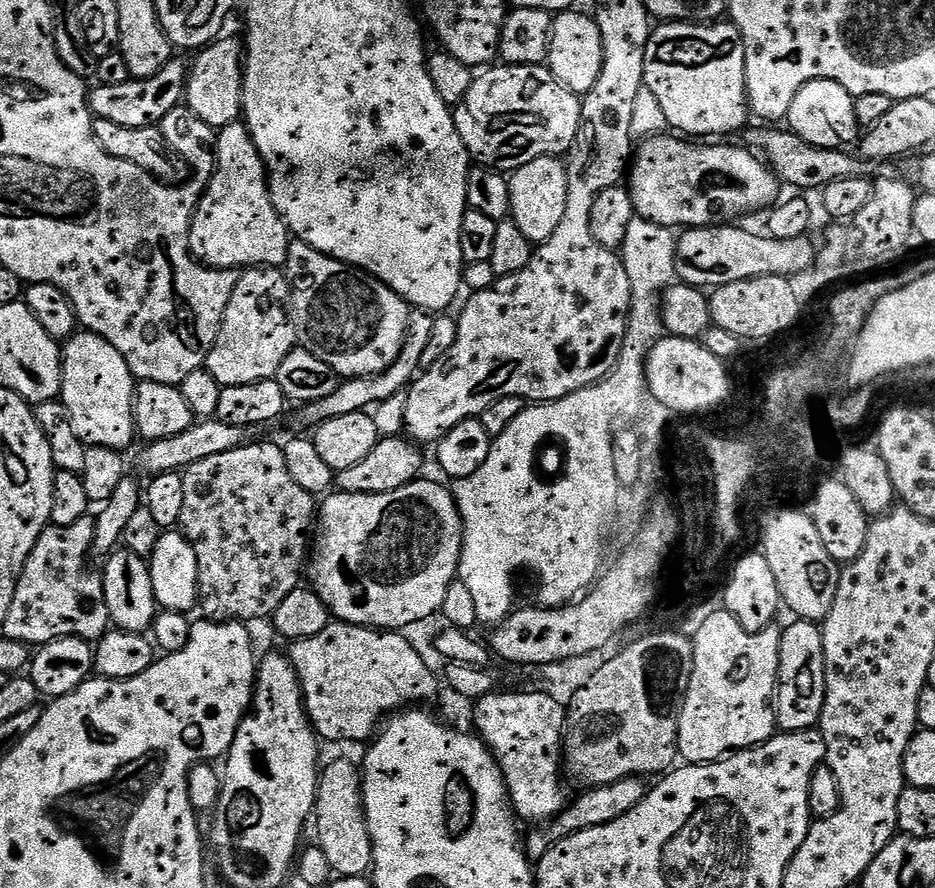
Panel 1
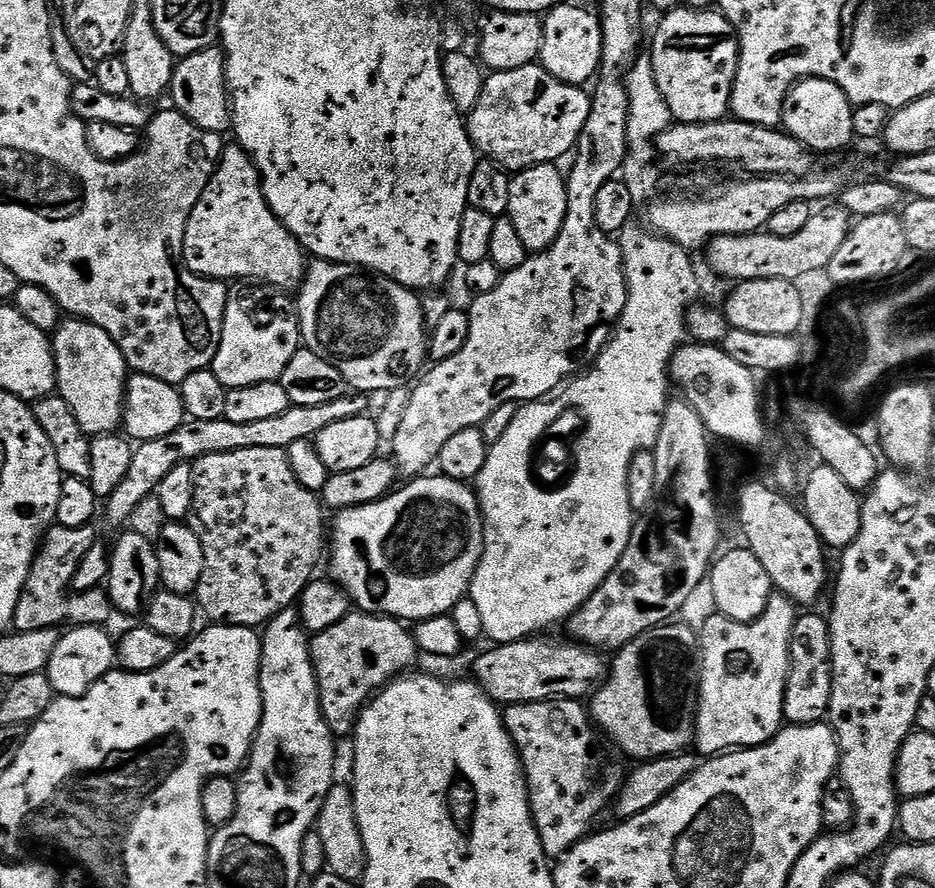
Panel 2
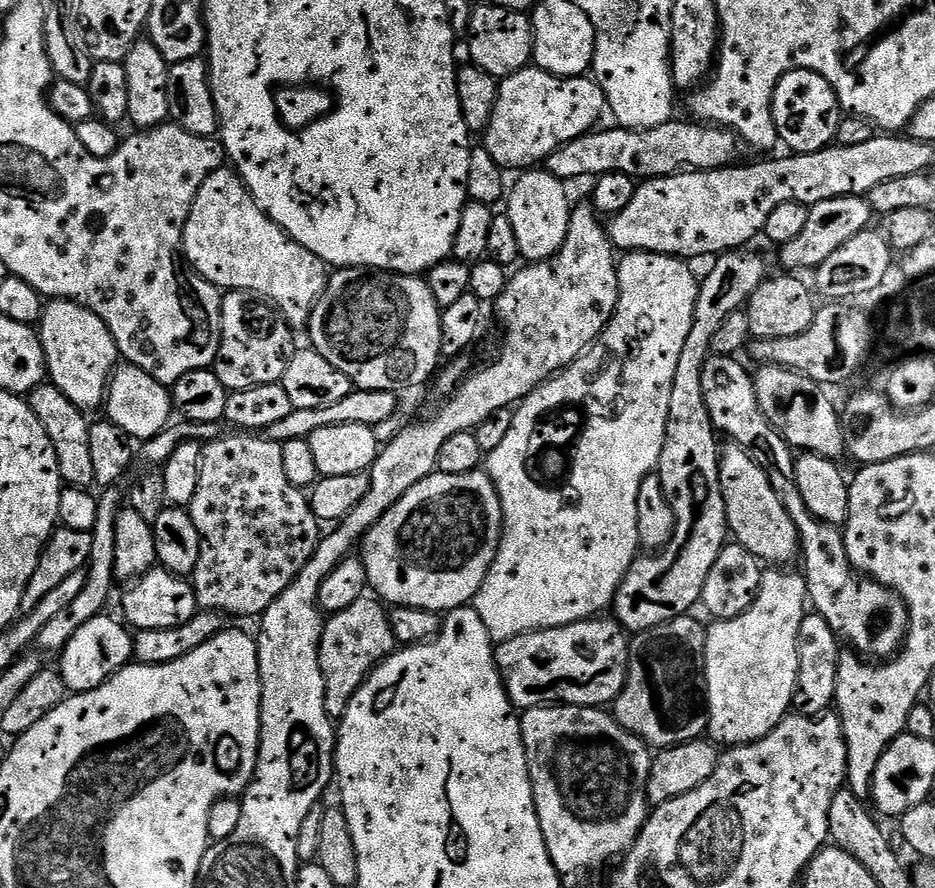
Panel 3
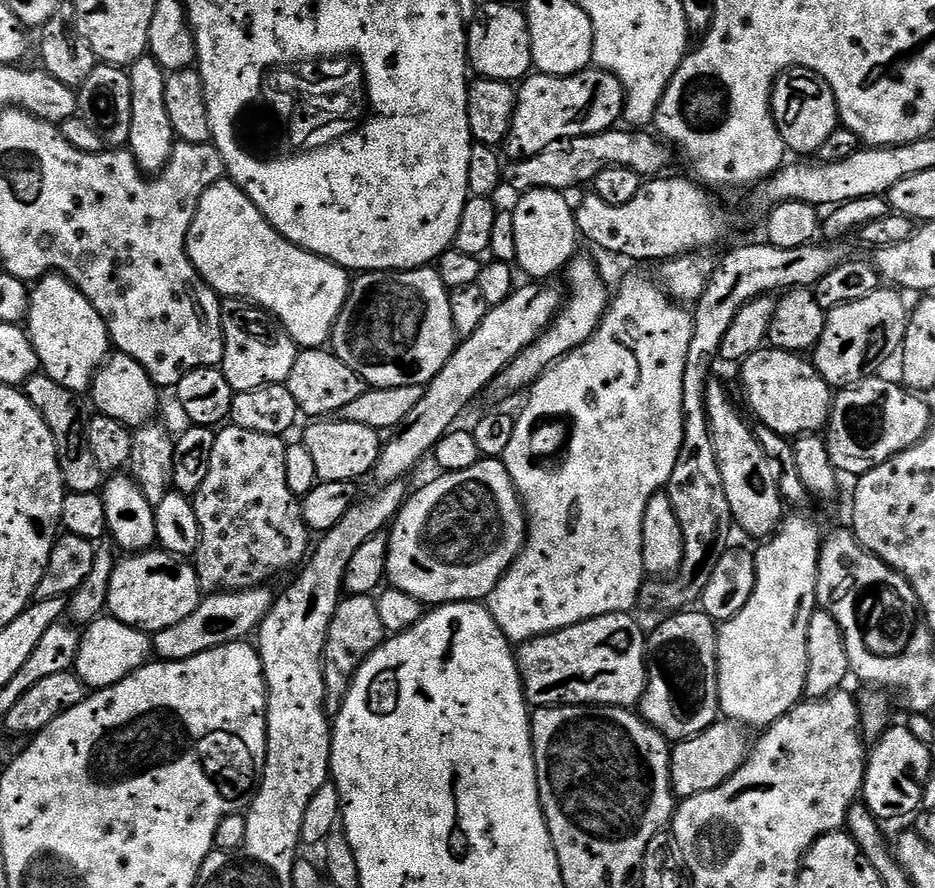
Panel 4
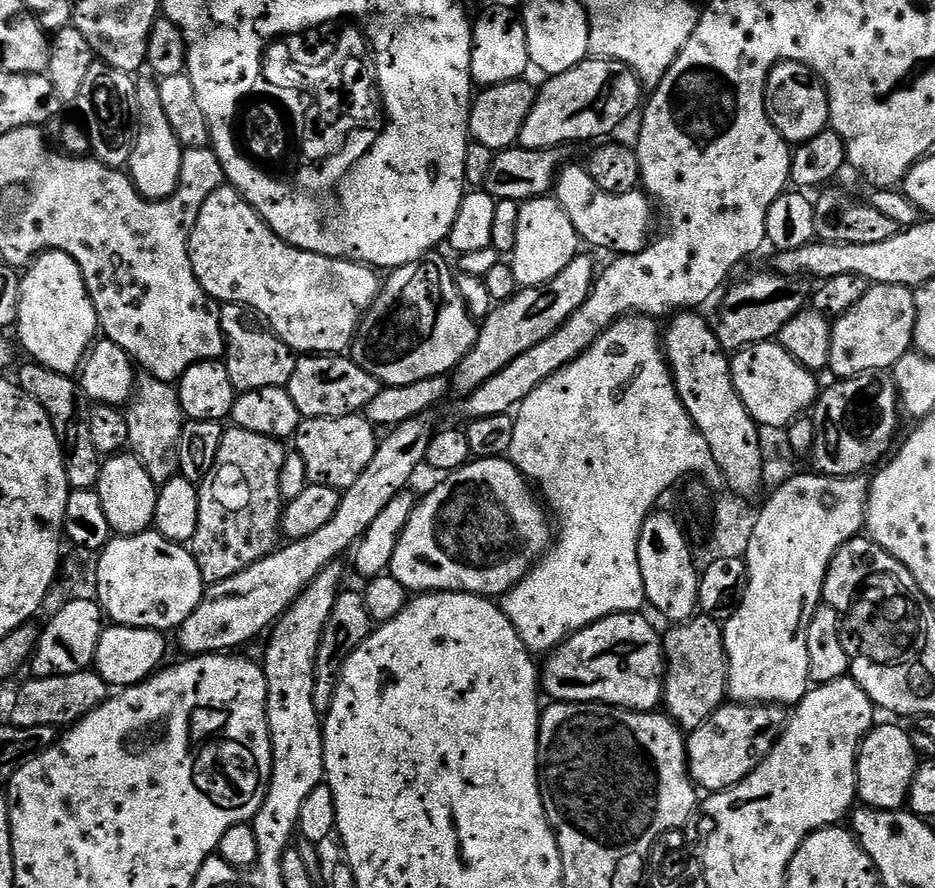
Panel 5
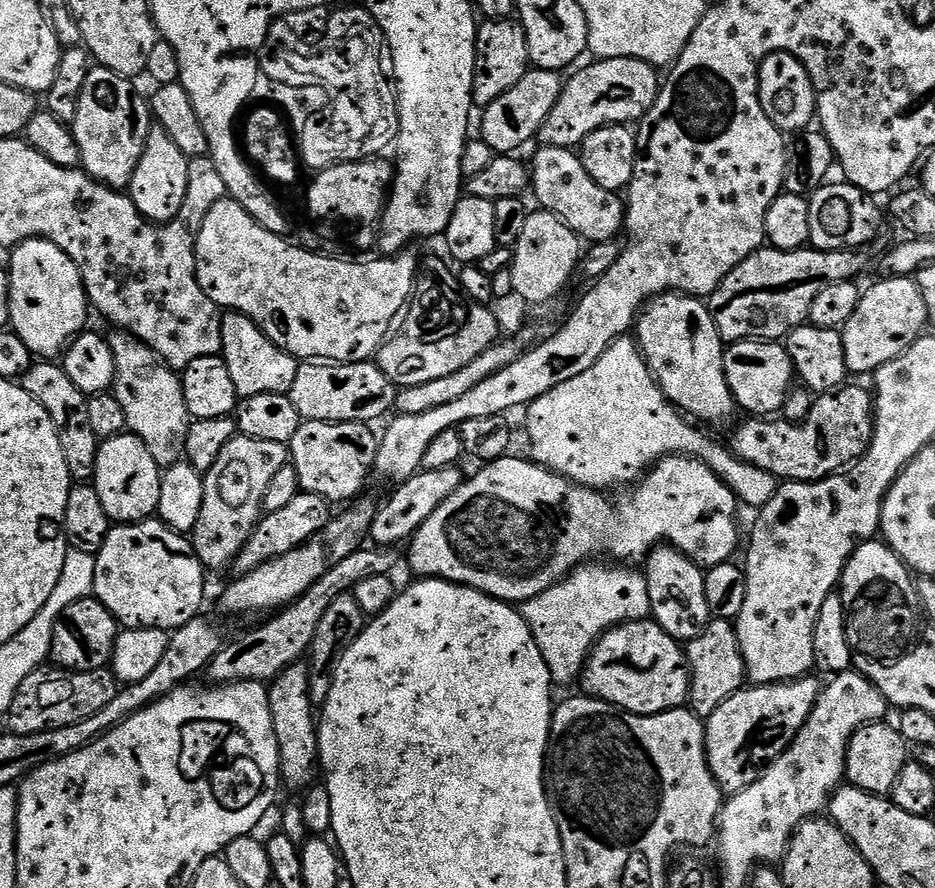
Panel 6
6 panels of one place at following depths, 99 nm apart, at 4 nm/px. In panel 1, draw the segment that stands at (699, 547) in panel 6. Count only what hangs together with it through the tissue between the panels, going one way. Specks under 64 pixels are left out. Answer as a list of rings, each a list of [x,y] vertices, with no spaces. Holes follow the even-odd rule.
[[[417,478],[386,494],[350,494],[336,490],[323,497],[314,525],[306,576],[312,579],[312,591],[322,598],[337,621],[367,628],[408,630],[411,624],[428,620],[443,609],[446,590],[450,590],[460,571],[464,524],[460,521],[455,495],[442,485],[424,479]]]

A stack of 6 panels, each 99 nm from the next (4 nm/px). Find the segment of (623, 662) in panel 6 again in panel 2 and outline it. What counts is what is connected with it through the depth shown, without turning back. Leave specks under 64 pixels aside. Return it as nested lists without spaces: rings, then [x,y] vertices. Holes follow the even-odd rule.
[[[529,638],[488,646],[472,664],[475,683],[497,705],[529,704],[561,698],[584,698],[605,679],[606,660],[599,651],[587,644],[564,640]],[[476,675],[476,676],[475,676]],[[585,695],[585,696],[584,696]]]

